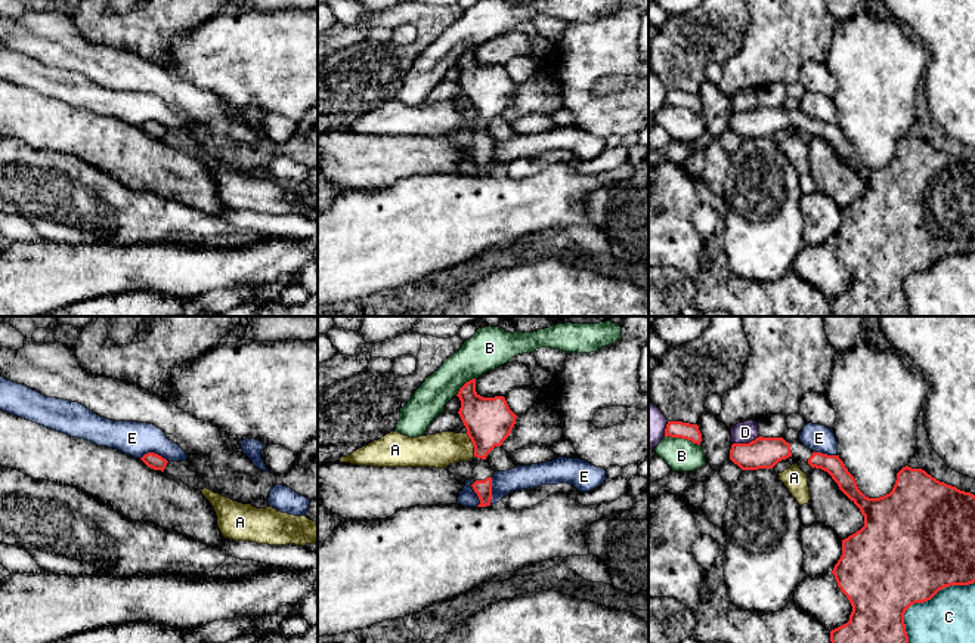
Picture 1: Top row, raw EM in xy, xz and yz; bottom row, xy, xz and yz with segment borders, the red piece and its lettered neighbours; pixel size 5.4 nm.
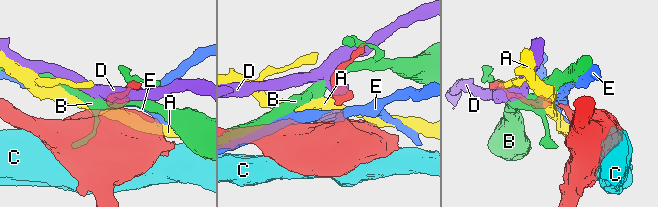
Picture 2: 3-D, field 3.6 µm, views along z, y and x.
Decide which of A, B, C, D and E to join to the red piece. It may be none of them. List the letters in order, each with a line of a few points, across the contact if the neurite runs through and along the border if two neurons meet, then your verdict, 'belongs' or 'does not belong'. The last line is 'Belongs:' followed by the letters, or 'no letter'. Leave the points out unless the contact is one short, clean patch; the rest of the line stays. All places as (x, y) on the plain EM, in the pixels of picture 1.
A: does not belong
B: does not belong
C: does not belong
D: does not belong
E: does not belong
Belongs: no letter

